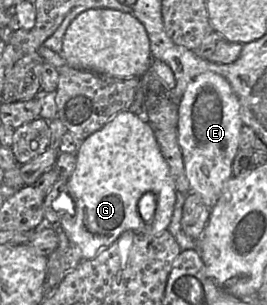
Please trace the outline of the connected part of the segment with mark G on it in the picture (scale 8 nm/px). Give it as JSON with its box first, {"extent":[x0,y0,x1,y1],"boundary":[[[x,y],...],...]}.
{"extent":[59,110,176,260],"boundary":[[[130,110],[119,112],[100,130],[82,141],[76,156],[76,167],[67,183],[74,214],[71,215],[71,207],[68,207],[68,213],[62,214],[59,223],[71,244],[81,249],[84,260],[95,258],[101,250],[113,244],[126,231],[156,235],[168,230],[176,202],[176,189],[154,128],[146,119]]]}

